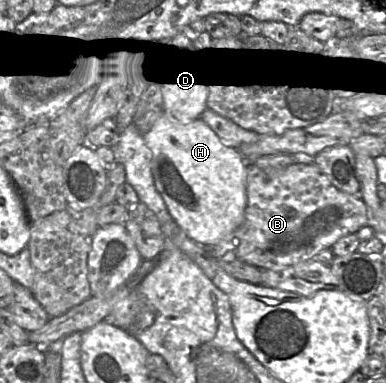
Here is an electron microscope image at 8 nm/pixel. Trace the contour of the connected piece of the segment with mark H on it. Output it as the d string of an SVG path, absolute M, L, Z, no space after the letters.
M163 113L143 137L151 151L155 187L169 214L189 238L201 245L216 244L241 226L247 204L248 163L237 149L226 146L201 118L188 124L179 124L169 120Z

